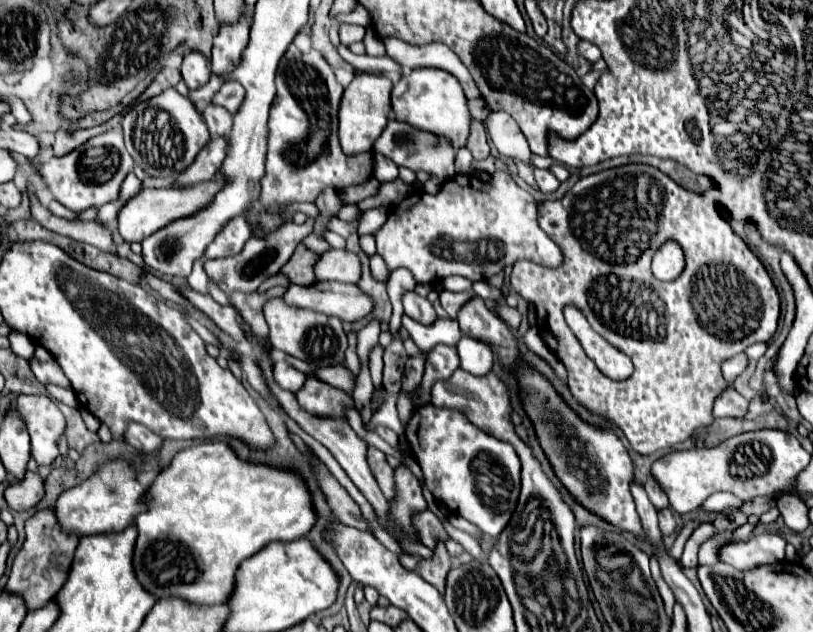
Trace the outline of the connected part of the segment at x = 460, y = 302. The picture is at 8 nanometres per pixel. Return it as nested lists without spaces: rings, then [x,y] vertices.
[[[441,291],[441,293],[439,293],[439,299],[441,299],[443,309],[449,313],[449,317],[451,317],[451,319],[457,319],[459,309],[461,309],[469,299],[471,299],[471,293],[469,293],[469,291],[463,291],[463,293]]]

